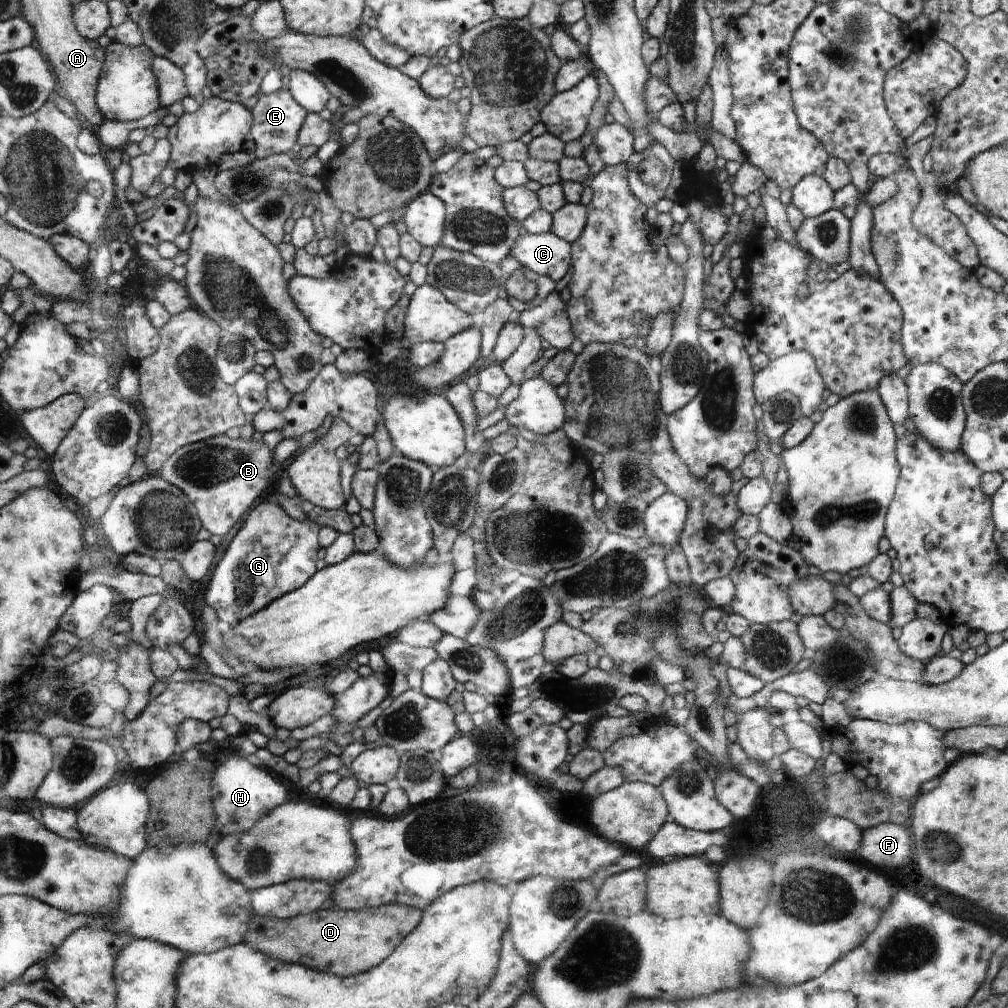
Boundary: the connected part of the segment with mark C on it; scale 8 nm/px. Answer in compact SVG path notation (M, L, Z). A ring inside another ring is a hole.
M551 230L540 234L526 233L519 237L511 255L523 266L525 276L529 281L535 282L540 276L548 276L557 283L570 270L572 245Z

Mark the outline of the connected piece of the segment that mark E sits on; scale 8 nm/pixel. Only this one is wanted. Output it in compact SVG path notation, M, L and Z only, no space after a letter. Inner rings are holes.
M286 87L268 95L258 93L257 96L258 101L251 109L252 114L255 114L255 124L251 128L251 140L256 149L262 148L262 150L272 150L272 152L290 150L294 146L296 134L300 128L303 128L309 112L306 112L306 109L296 102L295 97Z

